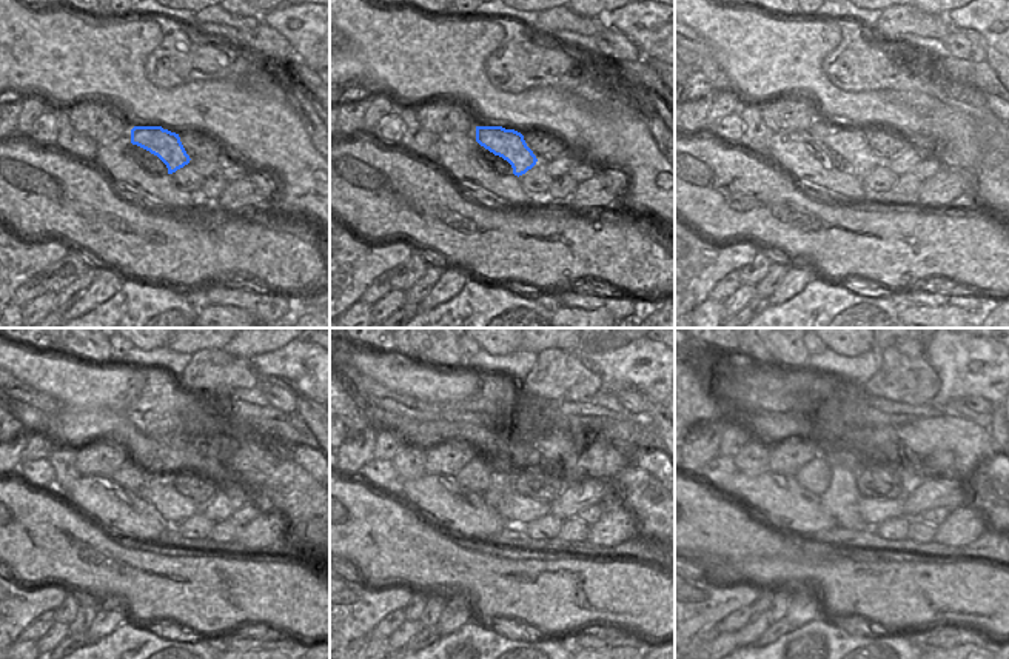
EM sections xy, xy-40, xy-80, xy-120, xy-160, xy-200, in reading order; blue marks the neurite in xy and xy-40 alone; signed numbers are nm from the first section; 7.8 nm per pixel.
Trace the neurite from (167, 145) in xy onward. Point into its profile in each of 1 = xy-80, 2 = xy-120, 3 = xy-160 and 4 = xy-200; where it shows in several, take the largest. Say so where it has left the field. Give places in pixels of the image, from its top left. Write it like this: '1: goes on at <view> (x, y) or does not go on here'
1: goes on at xy-80 (849, 143)
2: goes on at xy-120 (159, 490)
3: goes on at xy-160 (513, 508)
4: goes on at xy-200 (875, 511)

